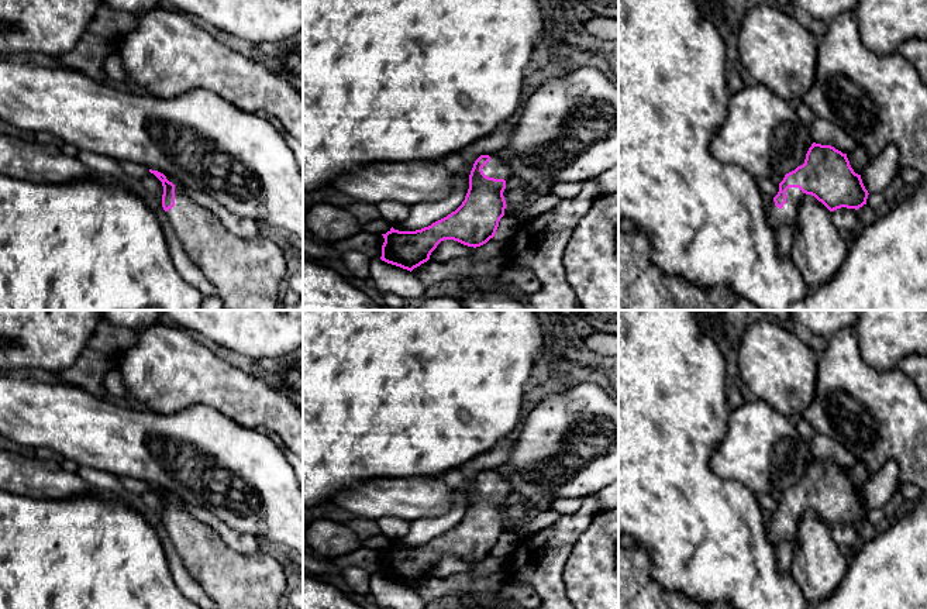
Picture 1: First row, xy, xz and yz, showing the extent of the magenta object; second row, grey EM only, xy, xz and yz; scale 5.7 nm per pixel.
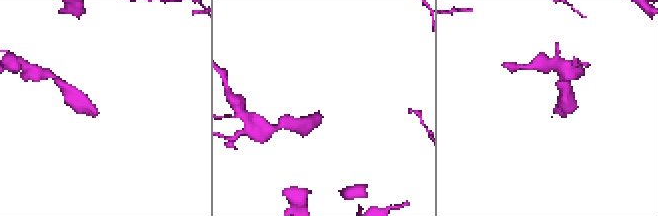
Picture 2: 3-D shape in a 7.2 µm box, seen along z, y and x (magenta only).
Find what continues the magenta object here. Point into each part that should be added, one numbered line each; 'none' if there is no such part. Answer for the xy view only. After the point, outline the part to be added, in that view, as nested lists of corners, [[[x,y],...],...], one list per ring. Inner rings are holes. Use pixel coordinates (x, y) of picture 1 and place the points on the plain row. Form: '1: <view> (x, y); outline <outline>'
1: xy (233, 581); outline [[[175,500],[175,522],[166,527],[166,533],[183,567],[217,609],[279,609],[279,601],[289,591],[293,575],[265,548],[251,554],[234,551],[213,527],[193,517],[179,500]]]

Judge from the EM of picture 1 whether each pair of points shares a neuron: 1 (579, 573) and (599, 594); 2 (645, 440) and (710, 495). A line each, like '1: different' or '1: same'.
1: same
2: same

